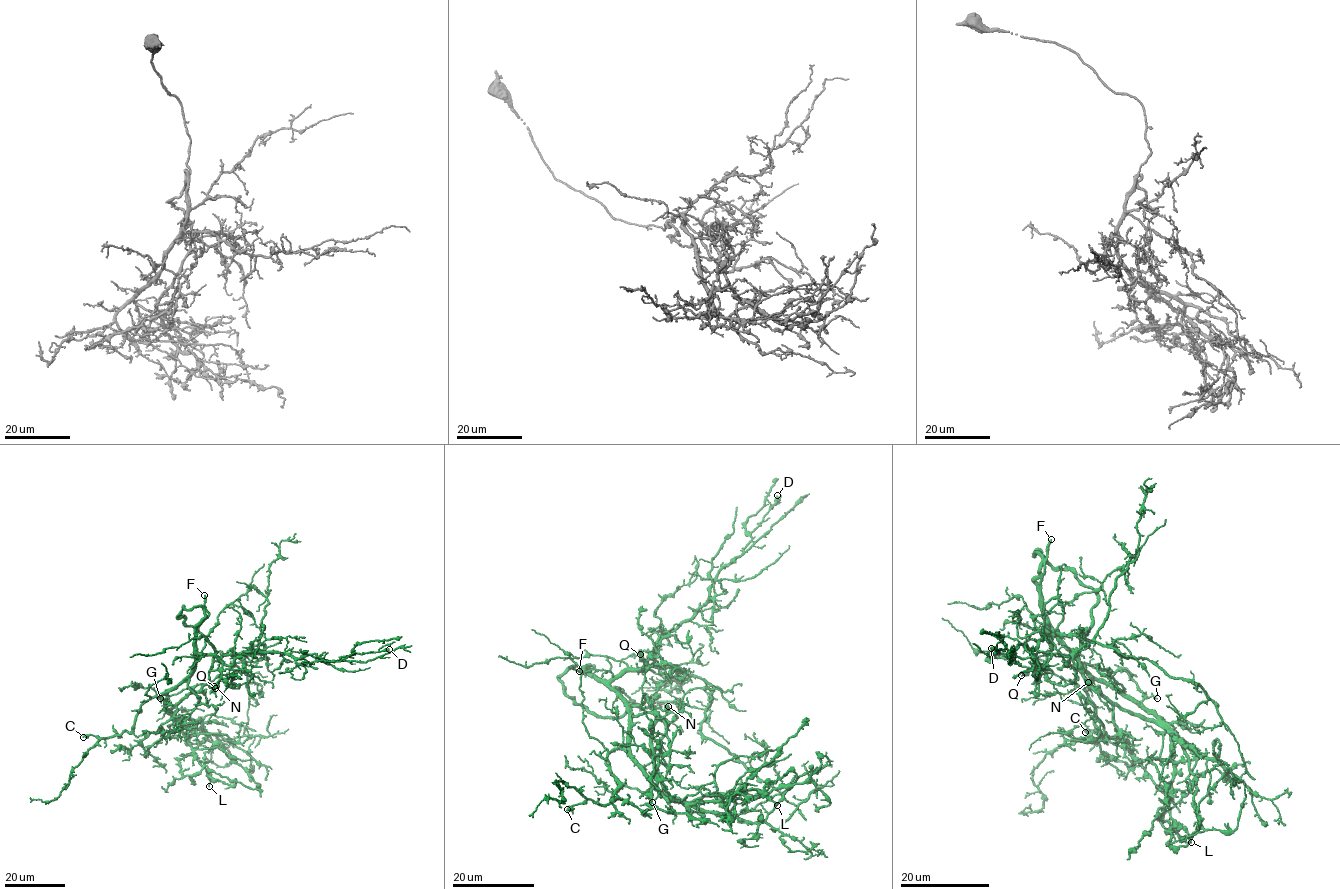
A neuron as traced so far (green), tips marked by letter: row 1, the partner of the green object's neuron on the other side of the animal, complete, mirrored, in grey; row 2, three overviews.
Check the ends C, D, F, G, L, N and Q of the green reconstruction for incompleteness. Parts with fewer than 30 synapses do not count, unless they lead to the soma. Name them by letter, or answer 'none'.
F

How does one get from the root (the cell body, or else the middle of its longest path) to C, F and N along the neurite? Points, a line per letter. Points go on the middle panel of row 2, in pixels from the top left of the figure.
C: (624, 702), (629, 735), (606, 763), (617, 789), (609, 803), (585, 799), (567, 809)
F: (624, 702), (607, 684), (589, 673), (588, 665), (579, 671)
N: (624, 702), (610, 683), (624, 672), (642, 667), (645, 668), (642, 692), (656, 708), (663, 710), (668, 706)

